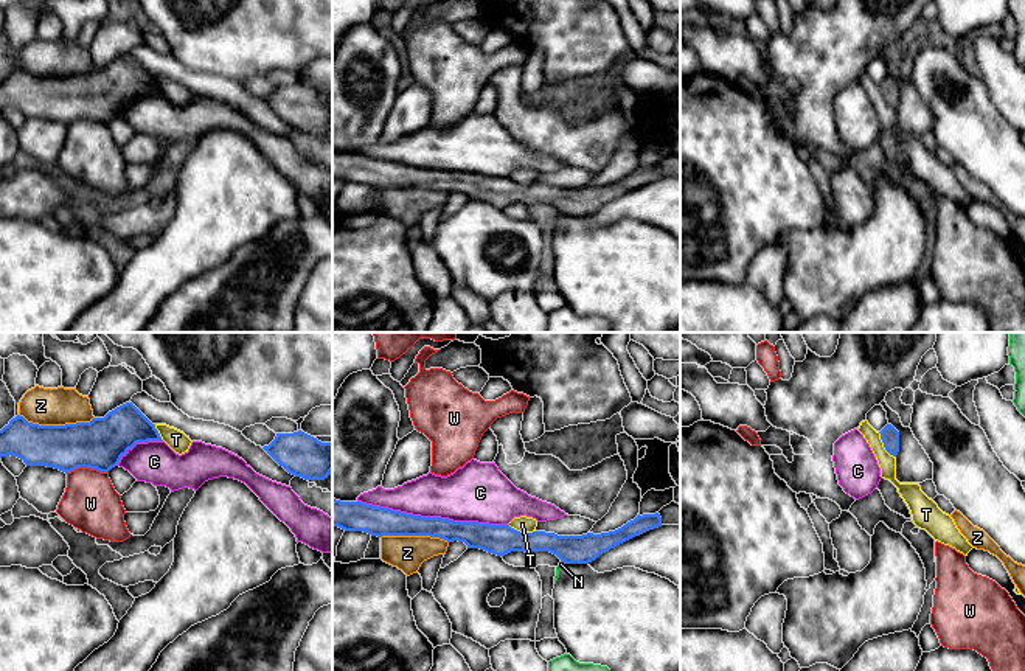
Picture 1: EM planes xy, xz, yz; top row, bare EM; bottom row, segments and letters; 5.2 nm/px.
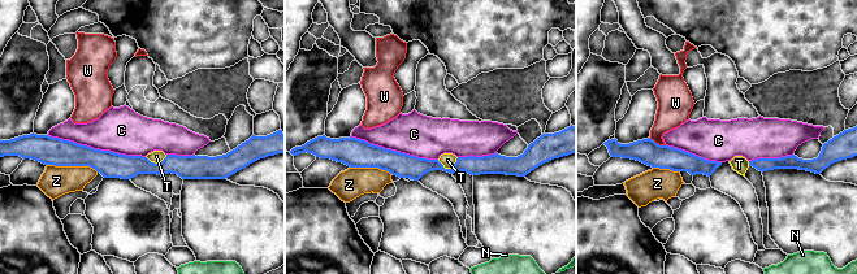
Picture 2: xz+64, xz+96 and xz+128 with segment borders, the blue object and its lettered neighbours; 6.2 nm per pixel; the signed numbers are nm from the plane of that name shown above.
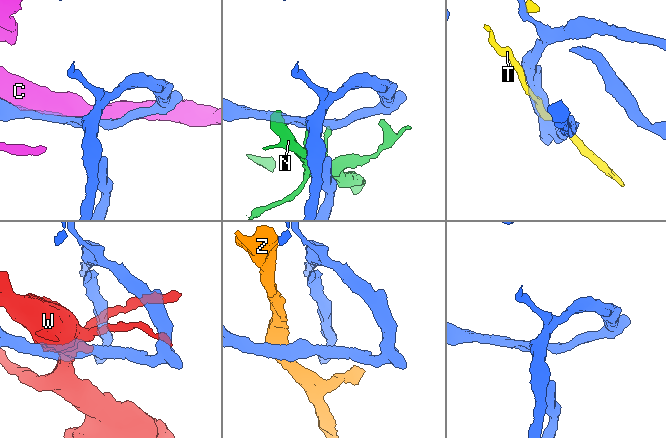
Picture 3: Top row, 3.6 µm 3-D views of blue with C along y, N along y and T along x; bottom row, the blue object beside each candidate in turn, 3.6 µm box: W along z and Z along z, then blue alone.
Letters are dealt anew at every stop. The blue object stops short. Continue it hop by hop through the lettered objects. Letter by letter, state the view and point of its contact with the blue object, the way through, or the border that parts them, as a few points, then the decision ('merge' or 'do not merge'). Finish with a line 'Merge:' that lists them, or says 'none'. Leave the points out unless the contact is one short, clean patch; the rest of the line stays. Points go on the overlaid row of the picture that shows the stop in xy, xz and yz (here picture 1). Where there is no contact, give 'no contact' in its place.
C: meets blue in xz at (432, 518); do not merge
N: meets blue in xz at (564, 561); do not merge
T: meets blue in yz at (884, 446); border along yz (878, 432), (882, 446), (895, 457); do not merge
W: meets blue in xy at (87, 466); border along xy (107, 471), (75, 468), (67, 474); do not merge
Z: meets blue in xy at (56, 426); do not merge
Merge: none

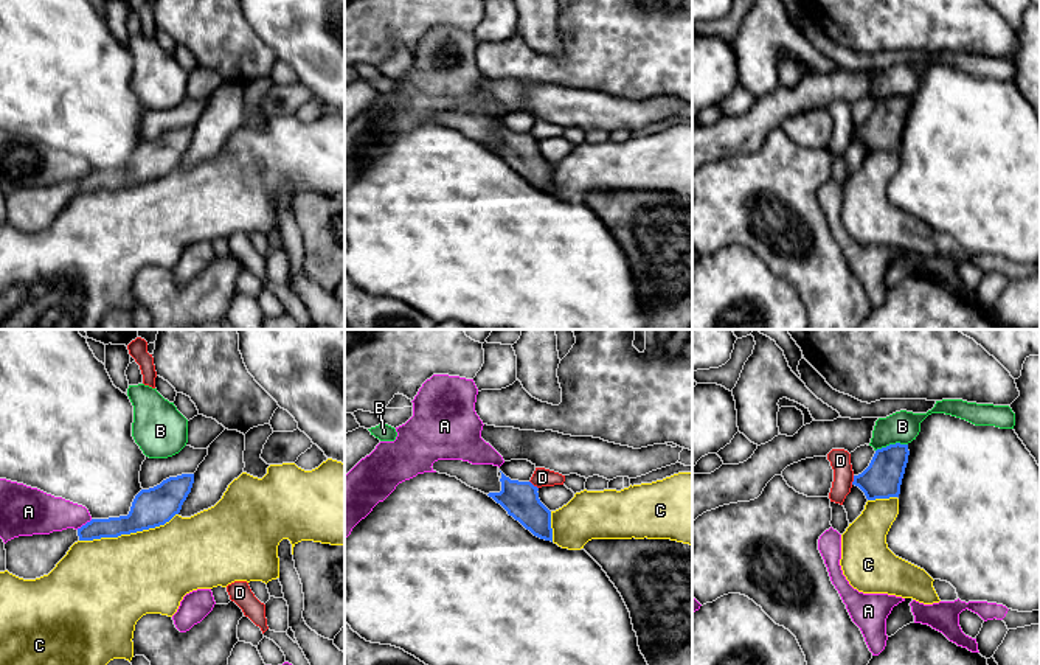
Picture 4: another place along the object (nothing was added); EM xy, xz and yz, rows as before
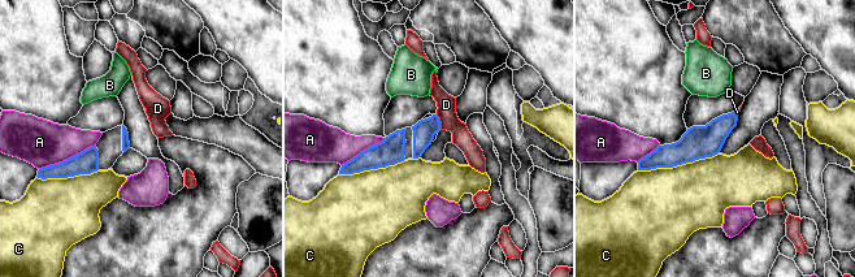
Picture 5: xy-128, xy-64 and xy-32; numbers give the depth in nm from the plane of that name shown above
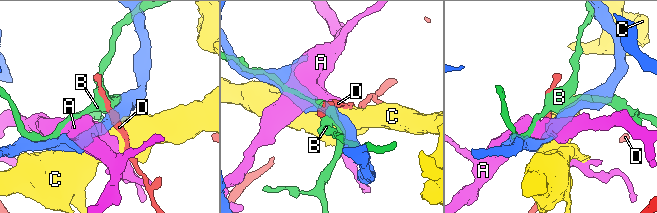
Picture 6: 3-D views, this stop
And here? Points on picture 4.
A: meets blue in xy at (86, 524); do not merge
B: meets blue in yz at (891, 445); do not merge
C: meets blue in xy at (128, 533); do not merge
D: meets blue in xz at (533, 485); border along xz (530, 480), (537, 488); do not merge
Merge: none

